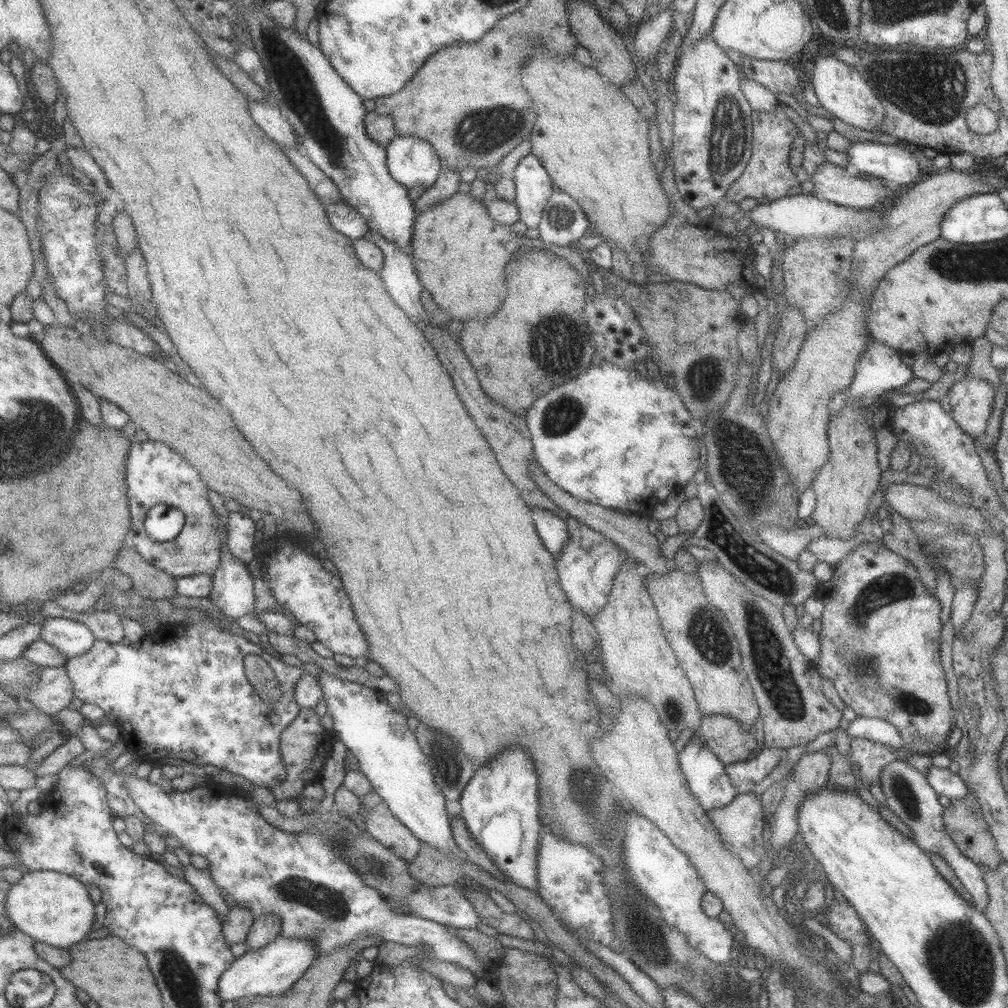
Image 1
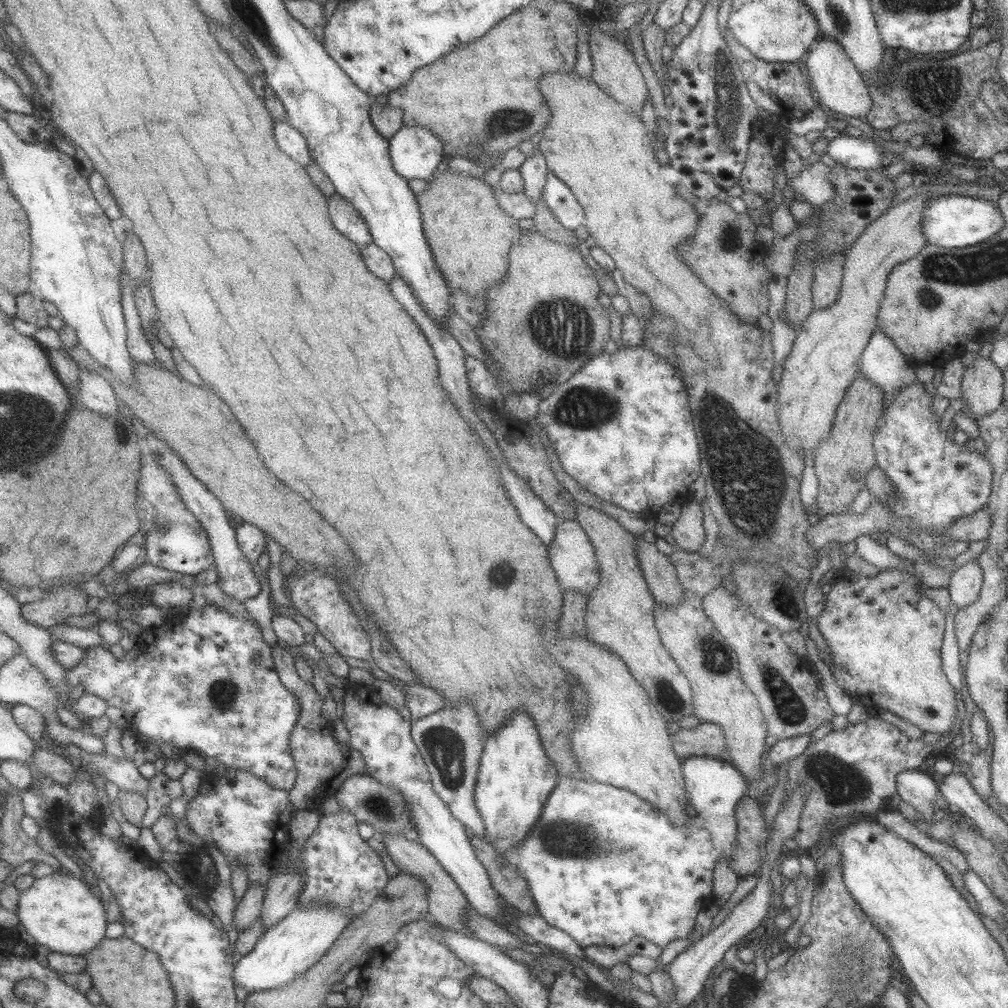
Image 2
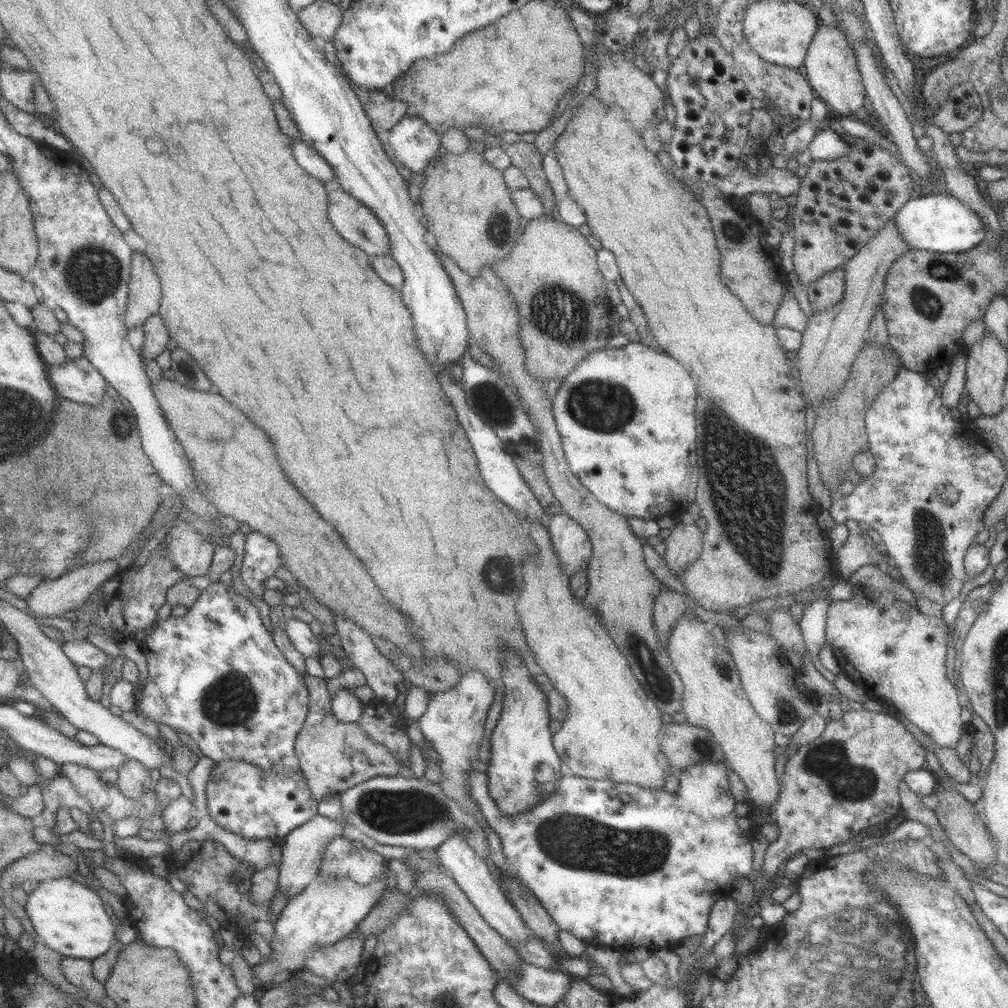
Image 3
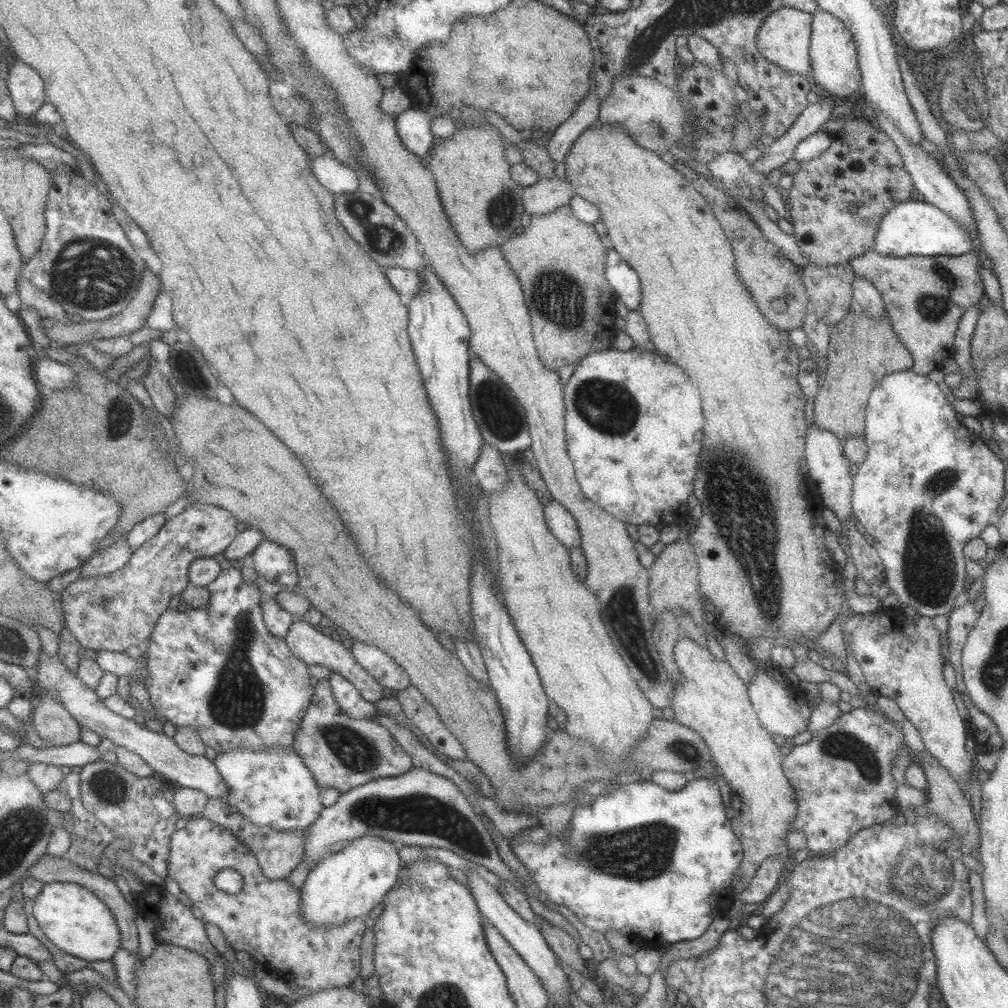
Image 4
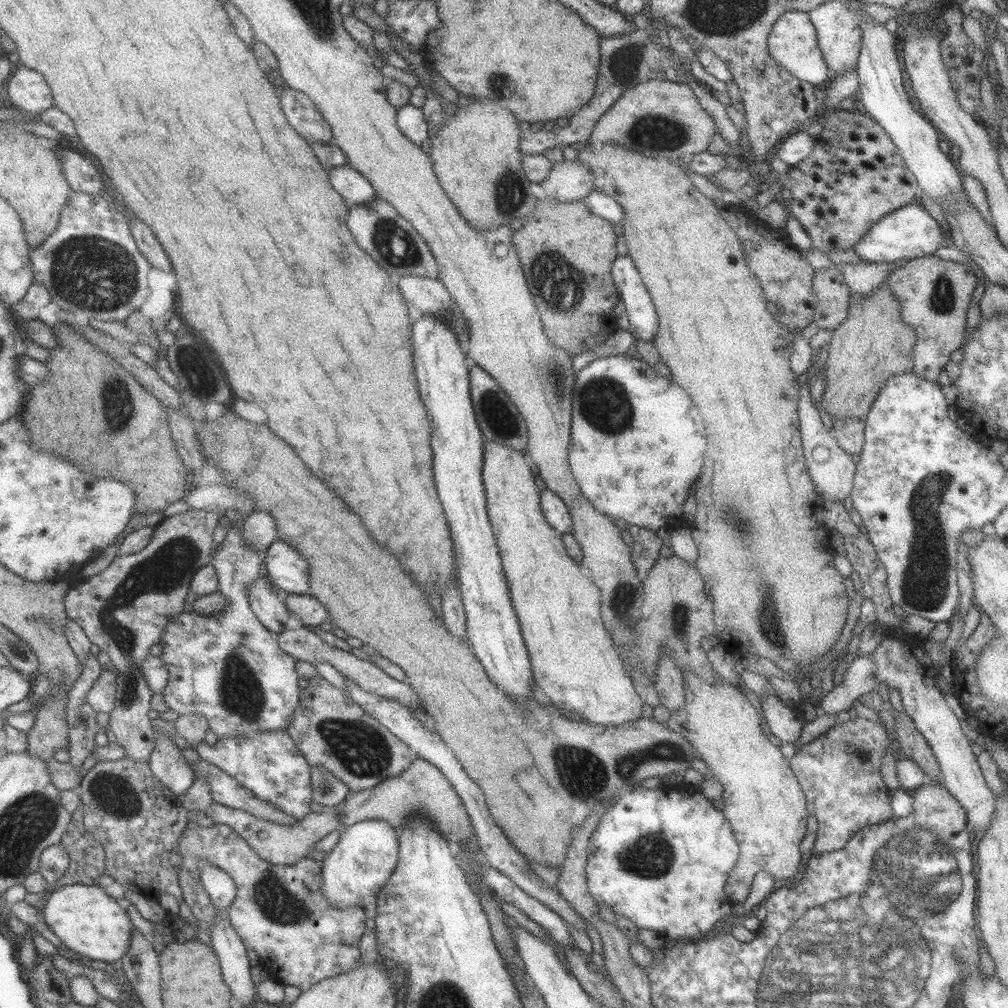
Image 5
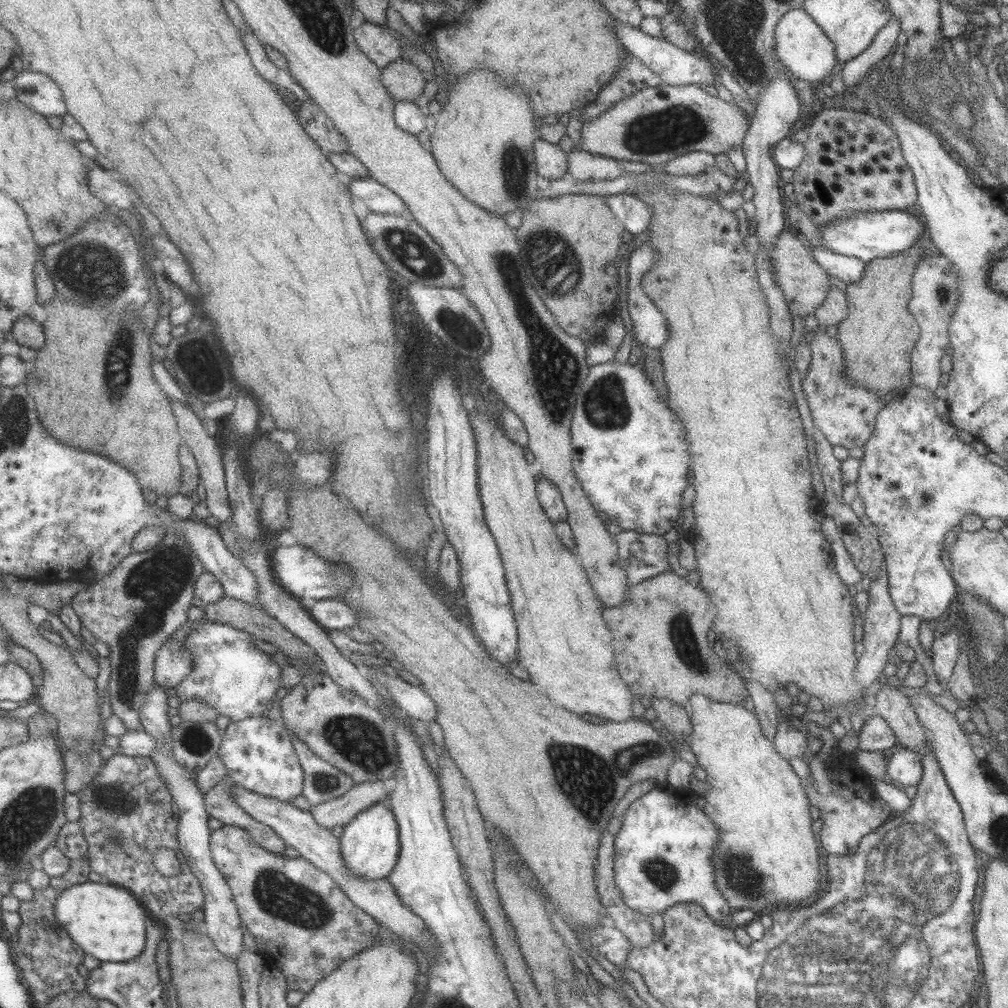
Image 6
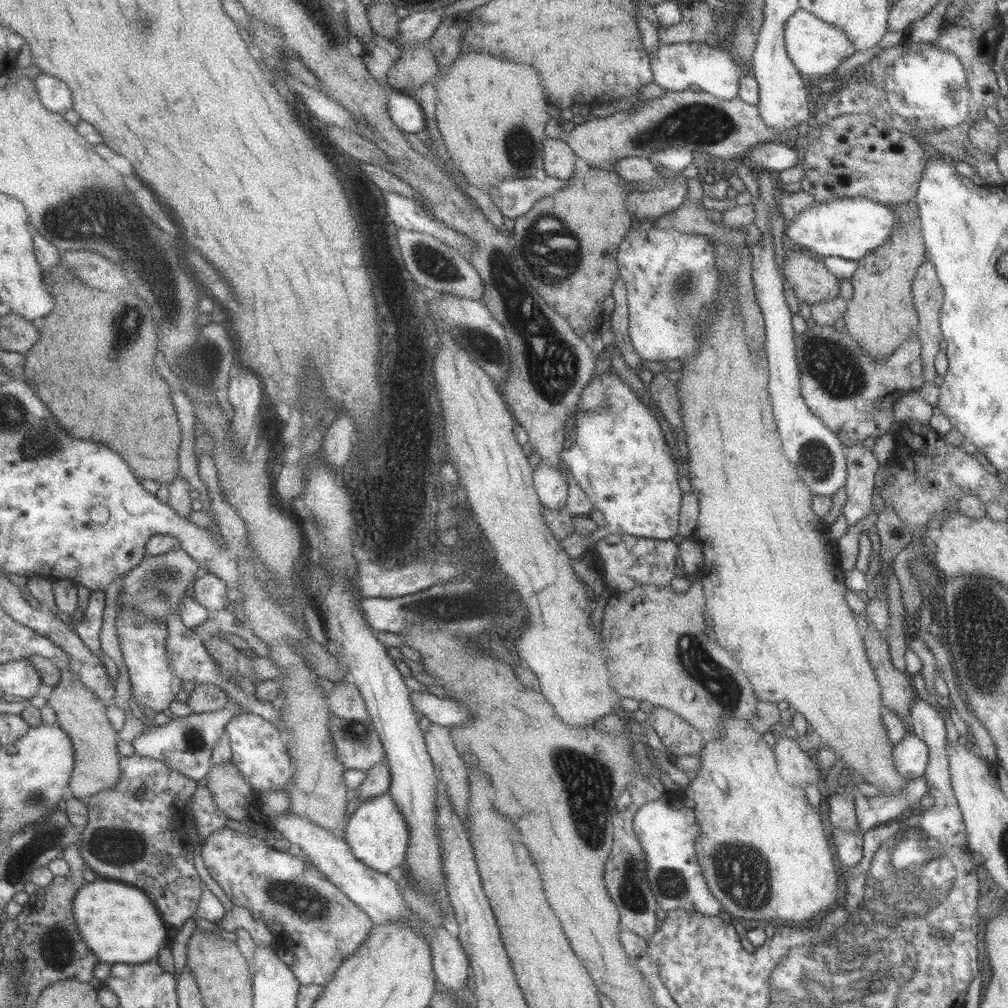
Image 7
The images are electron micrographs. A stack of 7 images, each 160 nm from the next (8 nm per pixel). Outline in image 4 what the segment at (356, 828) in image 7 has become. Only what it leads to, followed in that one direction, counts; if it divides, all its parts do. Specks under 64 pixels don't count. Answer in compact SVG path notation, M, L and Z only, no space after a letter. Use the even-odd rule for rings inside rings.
M366 834L354 838L339 851L327 854L309 870L300 886L302 918L311 928L366 918L398 881L403 863L396 850L393 842Z

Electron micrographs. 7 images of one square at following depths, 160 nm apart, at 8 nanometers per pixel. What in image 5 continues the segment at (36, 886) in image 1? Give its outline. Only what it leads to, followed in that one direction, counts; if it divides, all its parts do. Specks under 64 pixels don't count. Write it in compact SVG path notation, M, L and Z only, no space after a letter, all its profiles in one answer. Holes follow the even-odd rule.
M66 884L56 888L41 911L52 932L71 950L93 960L119 965L131 946L132 928L127 904L111 898L97 885Z

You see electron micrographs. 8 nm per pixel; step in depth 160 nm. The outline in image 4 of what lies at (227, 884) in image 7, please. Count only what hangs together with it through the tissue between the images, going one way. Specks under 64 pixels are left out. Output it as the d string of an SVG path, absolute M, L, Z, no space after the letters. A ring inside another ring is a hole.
M198 816L191 818L189 824L185 828L181 828L175 831L172 836L172 847L171 856L168 862L169 876L179 883L181 891L187 895L192 904L200 910L200 916L204 917L204 920L215 924L222 932L229 944L234 950L244 950L246 951L255 962L261 963L262 965L267 965L271 967L275 972L279 973L281 977L284 978L286 982L295 982L299 987L307 987L310 992L317 992L325 990L327 988L335 988L337 986L348 986L352 980L359 975L360 971L360 944L362 939L362 934L364 933L365 924L364 919L357 918L353 920L348 920L343 924L336 924L335 926L323 926L322 928L311 928L304 918L300 915L300 905L301 905L301 893L300 886L295 888L291 884L288 884L286 878L281 880L269 880L264 873L261 872L259 862L256 860L256 856L233 834L232 830L209 820L205 816ZM228 868L235 869L243 877L243 886L237 895L227 894L222 890L217 888L214 878L222 873L226 873Z

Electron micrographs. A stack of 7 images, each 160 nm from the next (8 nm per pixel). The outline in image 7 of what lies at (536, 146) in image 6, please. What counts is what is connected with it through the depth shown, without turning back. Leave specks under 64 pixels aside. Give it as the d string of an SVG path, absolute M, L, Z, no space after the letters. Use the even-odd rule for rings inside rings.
M545 137L543 147L542 169L545 175L559 180L571 180L575 170L575 154L560 138Z

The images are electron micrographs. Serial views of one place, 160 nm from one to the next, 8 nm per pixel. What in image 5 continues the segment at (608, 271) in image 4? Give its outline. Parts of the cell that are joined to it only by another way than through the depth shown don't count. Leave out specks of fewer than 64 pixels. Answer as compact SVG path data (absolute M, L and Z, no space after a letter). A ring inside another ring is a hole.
M617 255L610 267L614 288L625 306L627 330L635 339L652 340L658 327L657 315L633 261L627 255Z

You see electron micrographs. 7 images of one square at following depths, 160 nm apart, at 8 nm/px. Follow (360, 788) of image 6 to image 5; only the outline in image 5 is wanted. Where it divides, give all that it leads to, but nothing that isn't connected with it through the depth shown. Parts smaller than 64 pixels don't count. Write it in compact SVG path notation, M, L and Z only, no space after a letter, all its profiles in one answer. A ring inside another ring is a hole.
M214 802L208 806L205 814L208 815L214 823L228 824L237 832L237 836L244 837L249 848L252 848L261 860L269 864L289 865L295 864L298 860L305 858L313 848L313 845L326 834L332 830L339 829L341 826L338 819L338 810L340 804L327 807L323 812L317 814L316 812L307 813L301 820L298 820L292 825L282 825L281 823L274 823L259 817L253 813L234 809L225 806L219 802Z

